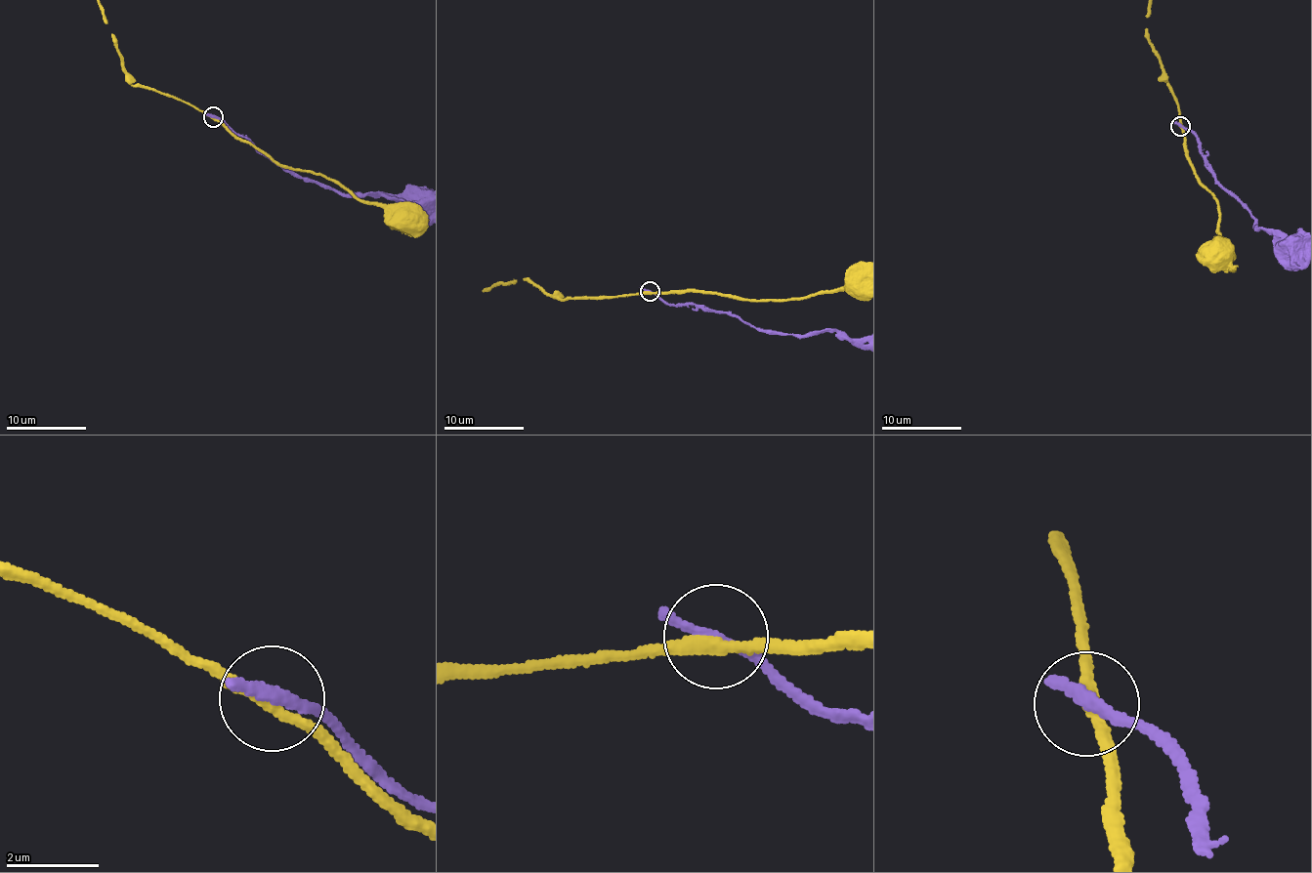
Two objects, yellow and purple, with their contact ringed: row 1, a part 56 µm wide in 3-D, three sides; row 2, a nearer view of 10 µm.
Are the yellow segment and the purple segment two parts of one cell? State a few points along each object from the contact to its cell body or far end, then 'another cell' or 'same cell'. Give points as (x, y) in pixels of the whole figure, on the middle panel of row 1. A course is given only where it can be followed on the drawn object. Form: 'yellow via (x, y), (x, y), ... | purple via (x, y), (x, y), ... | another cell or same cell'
yellow via (649, 290), (725, 294), (746, 300), (797, 300), (836, 291), (854, 278), (867, 278) | another cell

